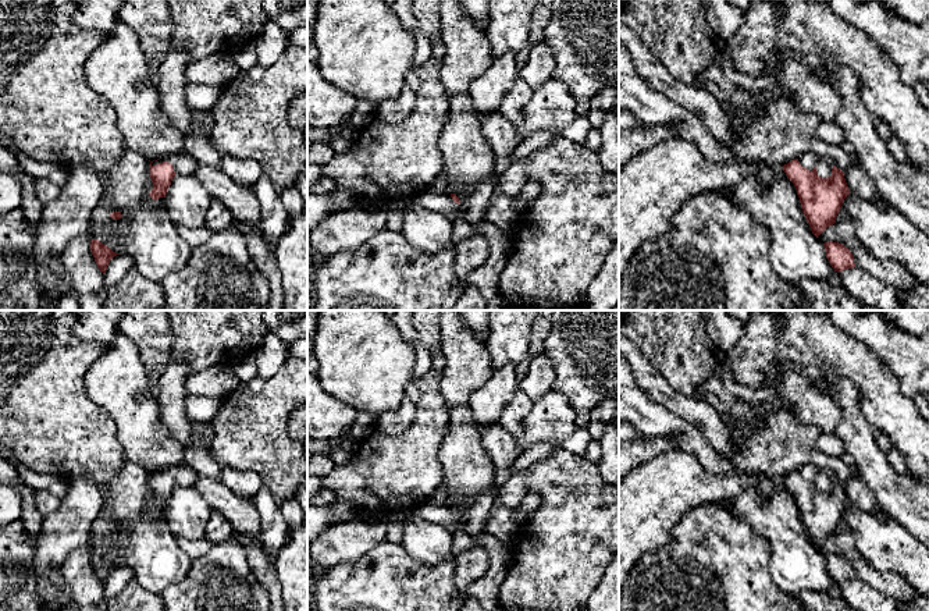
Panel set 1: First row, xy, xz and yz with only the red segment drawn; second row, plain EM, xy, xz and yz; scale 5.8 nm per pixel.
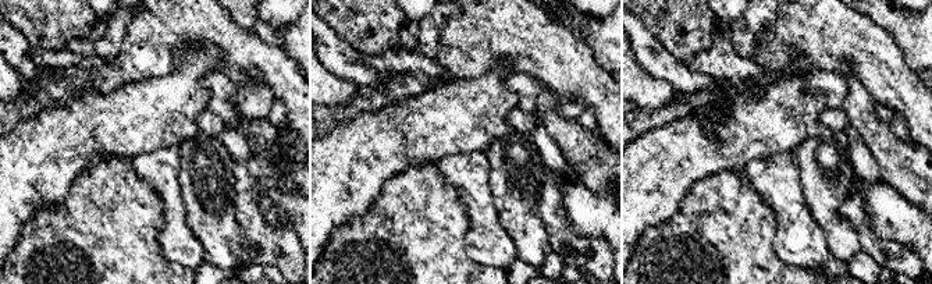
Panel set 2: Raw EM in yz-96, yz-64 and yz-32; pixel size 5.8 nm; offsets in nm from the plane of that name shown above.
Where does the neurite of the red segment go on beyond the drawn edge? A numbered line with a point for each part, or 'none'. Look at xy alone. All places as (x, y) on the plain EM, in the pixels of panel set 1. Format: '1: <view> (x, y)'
1: xy (184, 475)

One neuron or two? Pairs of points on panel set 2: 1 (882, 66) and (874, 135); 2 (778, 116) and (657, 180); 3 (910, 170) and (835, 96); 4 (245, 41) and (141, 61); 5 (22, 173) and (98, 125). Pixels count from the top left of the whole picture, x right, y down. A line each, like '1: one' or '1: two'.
1: two
2: one
3: two
4: one
5: one

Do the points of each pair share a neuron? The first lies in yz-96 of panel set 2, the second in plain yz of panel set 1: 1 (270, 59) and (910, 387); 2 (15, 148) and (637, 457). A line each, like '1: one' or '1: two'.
1: two
2: two

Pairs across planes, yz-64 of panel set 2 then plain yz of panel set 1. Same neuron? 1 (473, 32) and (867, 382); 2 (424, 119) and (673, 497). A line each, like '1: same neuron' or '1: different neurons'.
1: same neuron
2: same neuron

